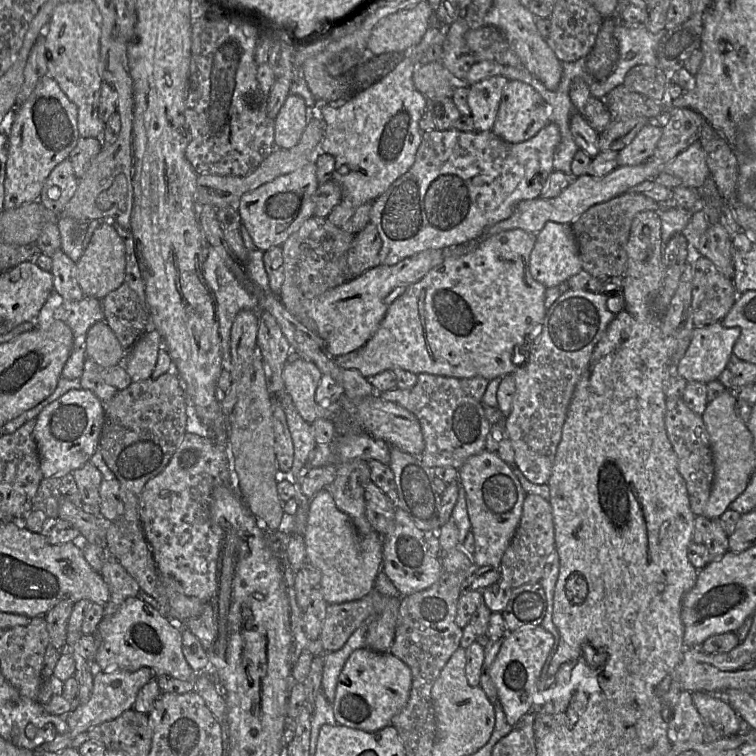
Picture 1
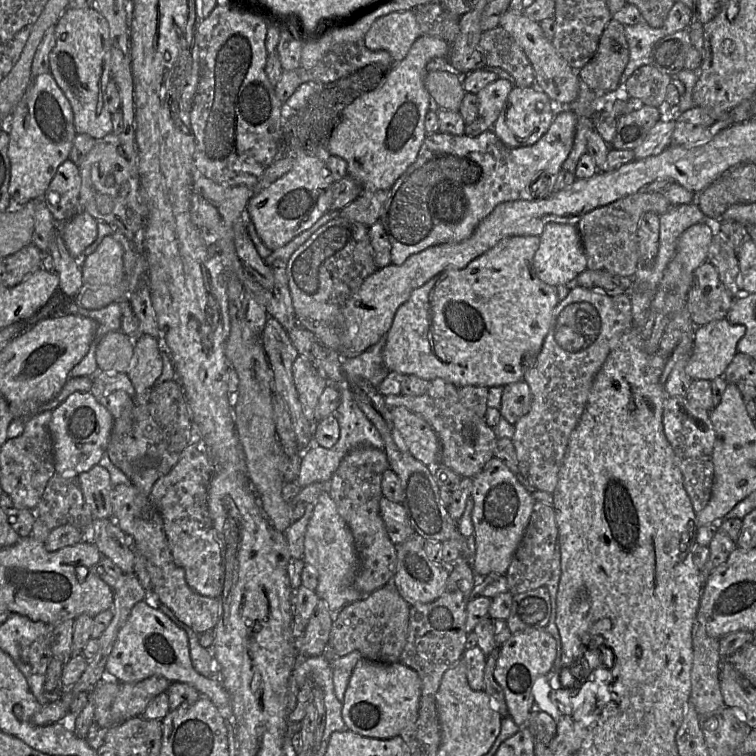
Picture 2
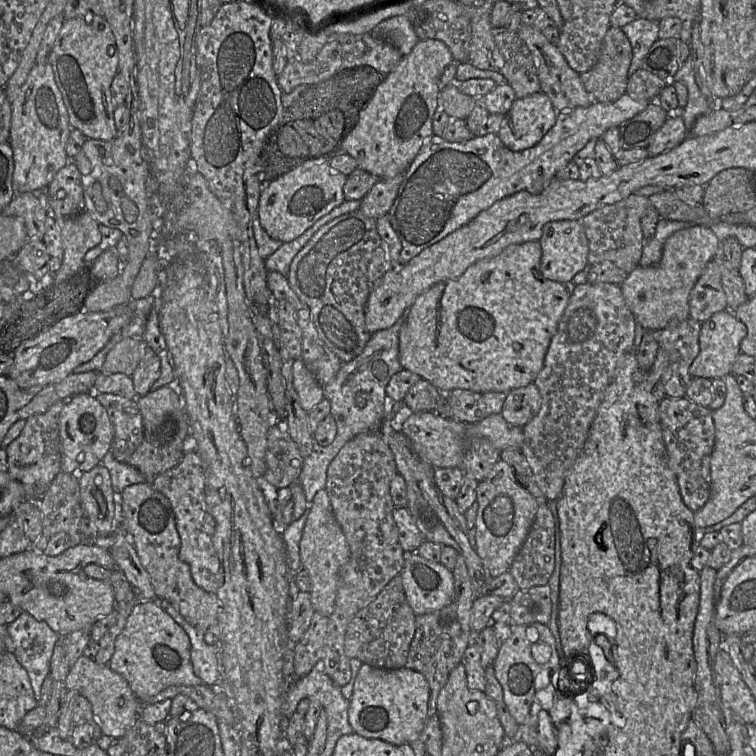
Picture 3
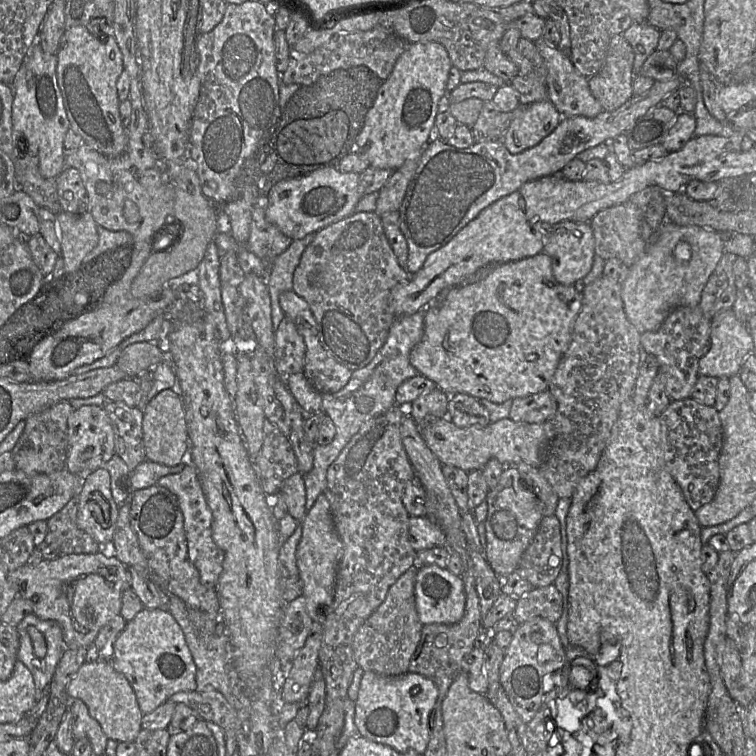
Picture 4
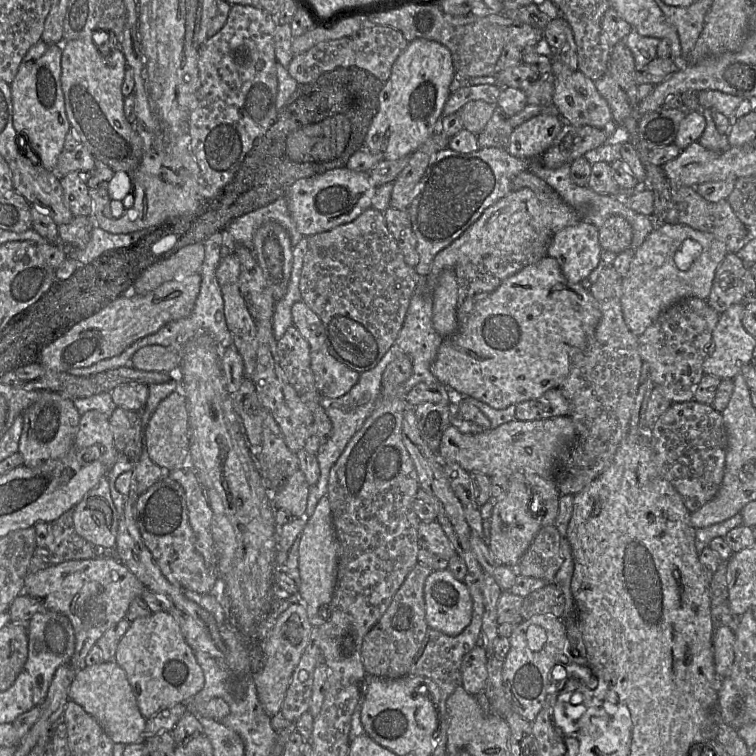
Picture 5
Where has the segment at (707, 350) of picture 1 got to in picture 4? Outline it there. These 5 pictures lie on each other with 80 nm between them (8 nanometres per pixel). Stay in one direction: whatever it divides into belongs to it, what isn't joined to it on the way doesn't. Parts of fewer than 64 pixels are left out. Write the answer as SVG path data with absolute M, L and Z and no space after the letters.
M732 309L718 313L711 320L711 347L699 360L699 375L730 378L739 374L745 358L752 353L753 346L753 338L747 325L736 317Z

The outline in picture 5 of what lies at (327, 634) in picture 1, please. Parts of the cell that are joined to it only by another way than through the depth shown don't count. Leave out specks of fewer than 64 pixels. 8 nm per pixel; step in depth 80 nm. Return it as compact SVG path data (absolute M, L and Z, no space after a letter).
M417 563L395 593L386 612L365 635L361 656L367 674L387 679L408 675L429 629L426 622L424 585L432 571Z

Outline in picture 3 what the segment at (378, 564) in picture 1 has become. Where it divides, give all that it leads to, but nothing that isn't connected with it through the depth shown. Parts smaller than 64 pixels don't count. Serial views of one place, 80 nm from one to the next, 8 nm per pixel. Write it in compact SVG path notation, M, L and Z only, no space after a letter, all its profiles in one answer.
M325 489L319 490L312 503L300 541L300 560L308 571L312 588L311 603L316 612L330 617L334 612L339 586L340 569L349 559L349 547L345 535L335 519L329 496Z

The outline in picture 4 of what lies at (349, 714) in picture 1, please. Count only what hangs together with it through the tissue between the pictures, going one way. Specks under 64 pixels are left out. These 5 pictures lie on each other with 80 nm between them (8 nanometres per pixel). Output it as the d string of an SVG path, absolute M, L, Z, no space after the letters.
M364 671L358 698L355 701L354 722L362 737L386 744L398 752L413 749L422 755L430 740L430 714L438 698L435 683L418 673L383 676Z

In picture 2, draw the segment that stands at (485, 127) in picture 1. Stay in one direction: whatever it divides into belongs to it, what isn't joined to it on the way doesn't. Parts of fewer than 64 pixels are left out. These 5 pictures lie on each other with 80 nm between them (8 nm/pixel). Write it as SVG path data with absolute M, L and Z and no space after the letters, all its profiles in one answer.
M497 79L476 94L479 117L488 125L495 124L513 86L508 80Z

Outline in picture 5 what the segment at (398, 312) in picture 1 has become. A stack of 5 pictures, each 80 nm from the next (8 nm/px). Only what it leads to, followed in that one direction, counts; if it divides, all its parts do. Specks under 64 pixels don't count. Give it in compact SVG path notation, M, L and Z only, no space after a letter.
M547 256L507 278L494 292L477 301L466 319L458 323L456 332L442 340L432 364L431 371L438 381L450 391L456 391L462 396L475 398L497 410L505 409L510 405L537 399L550 389L559 388L569 375L573 357L585 349L593 337L600 320L601 311L589 290L584 288L581 284L568 282L557 261Z

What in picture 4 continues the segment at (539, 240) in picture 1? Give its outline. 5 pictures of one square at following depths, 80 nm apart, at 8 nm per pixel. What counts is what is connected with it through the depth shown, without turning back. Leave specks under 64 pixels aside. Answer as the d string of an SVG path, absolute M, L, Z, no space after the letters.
M563 221L544 226L543 229L546 232L543 253L551 259L556 281L569 286L583 279L591 271L595 257L594 235L590 224Z

